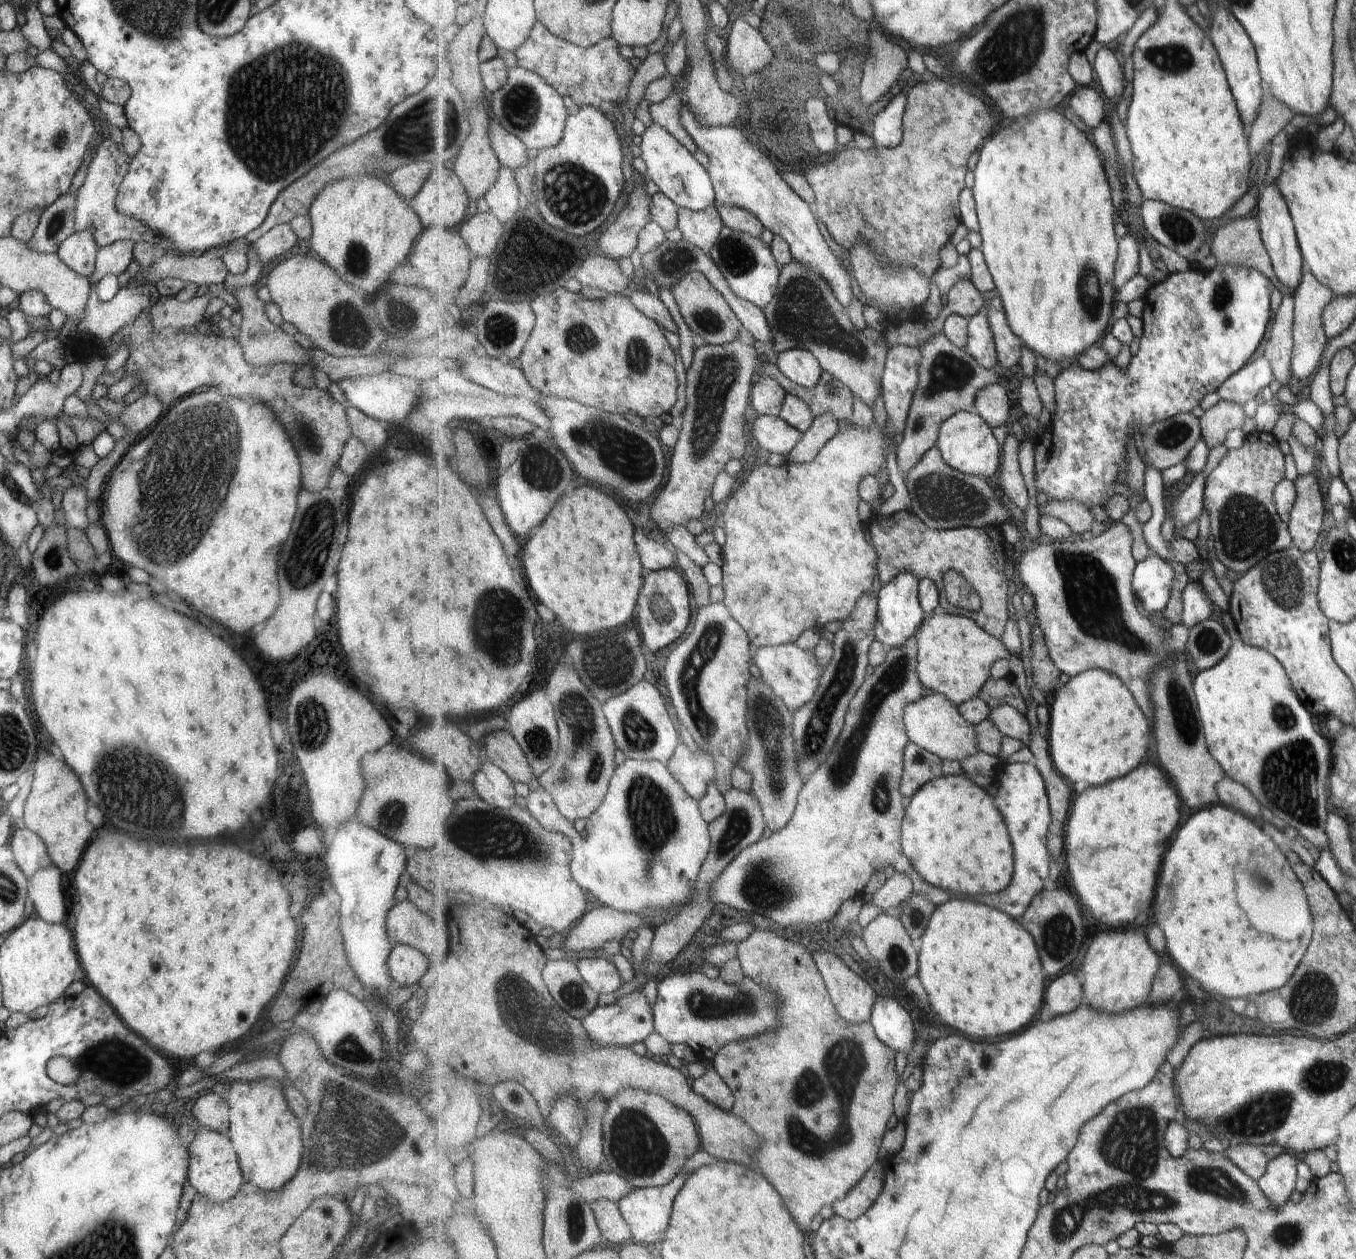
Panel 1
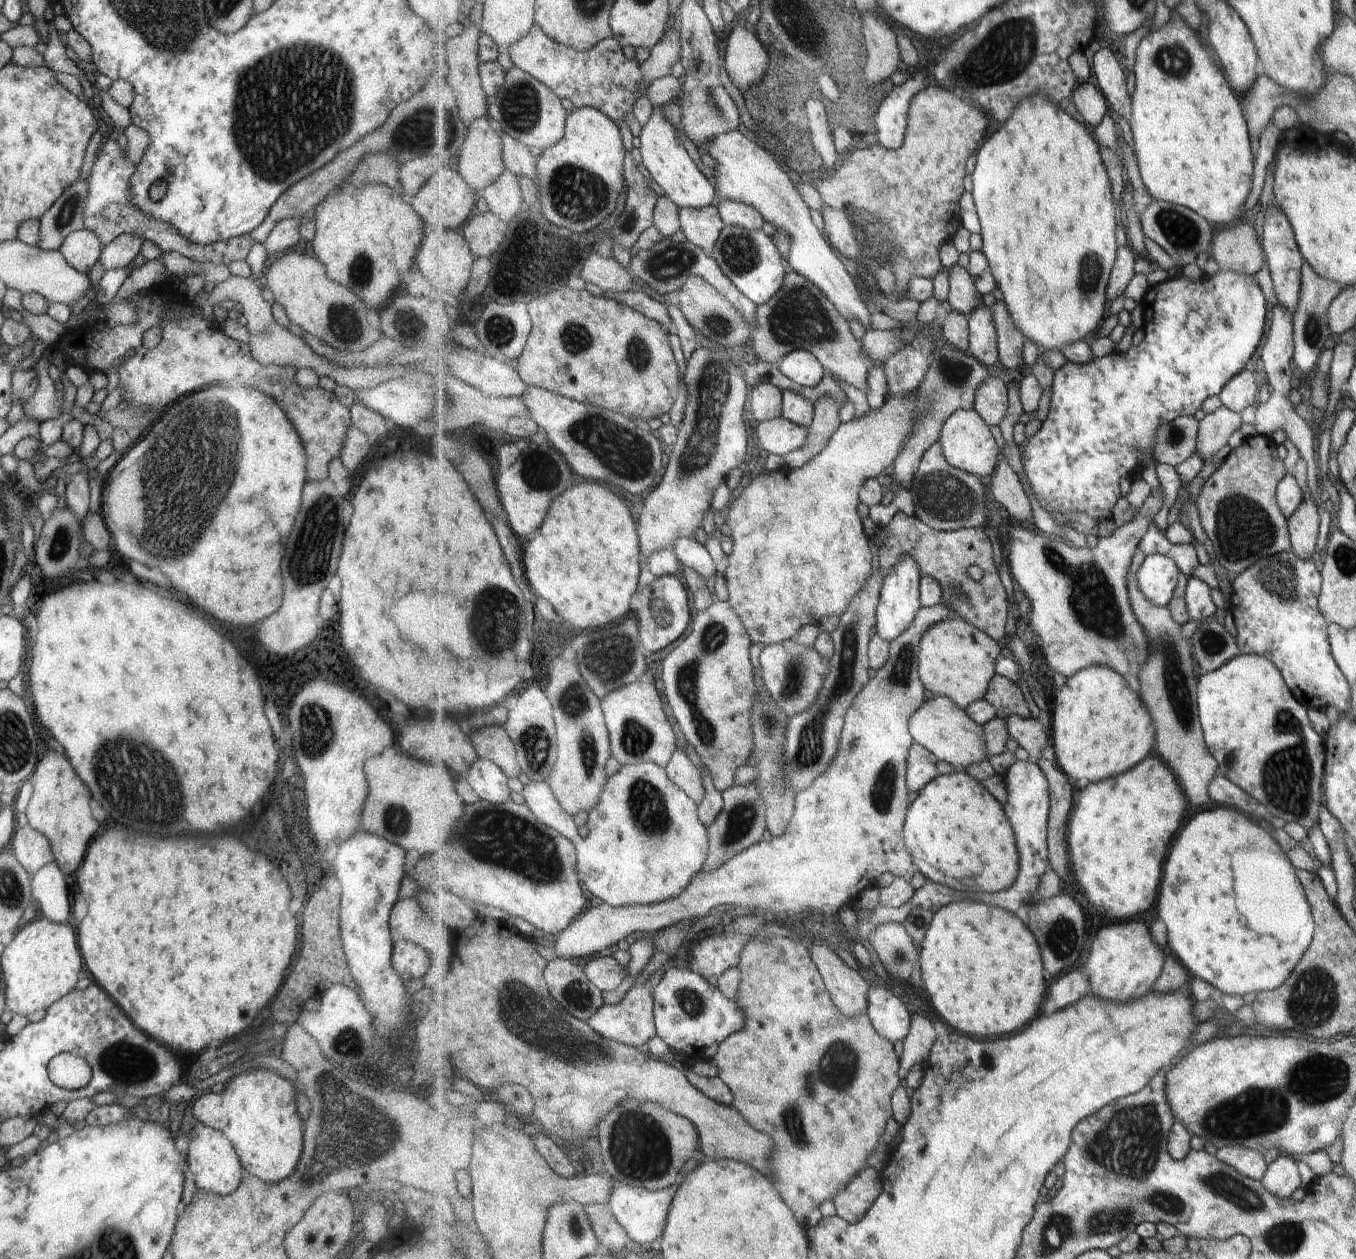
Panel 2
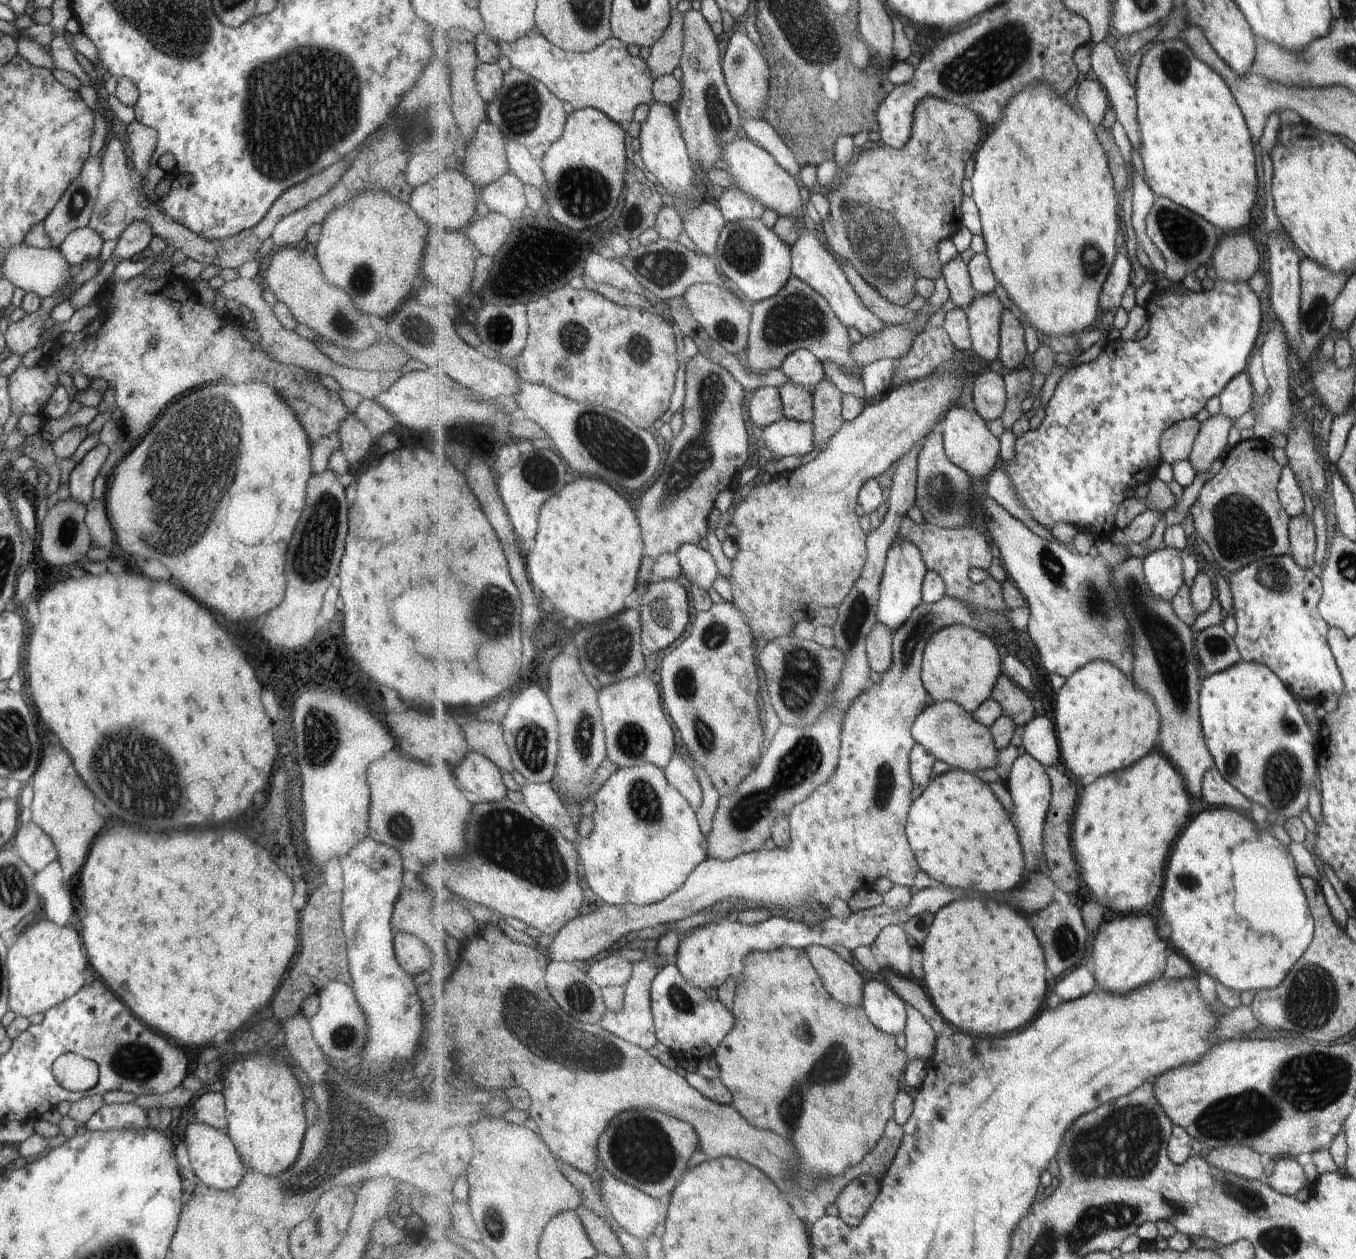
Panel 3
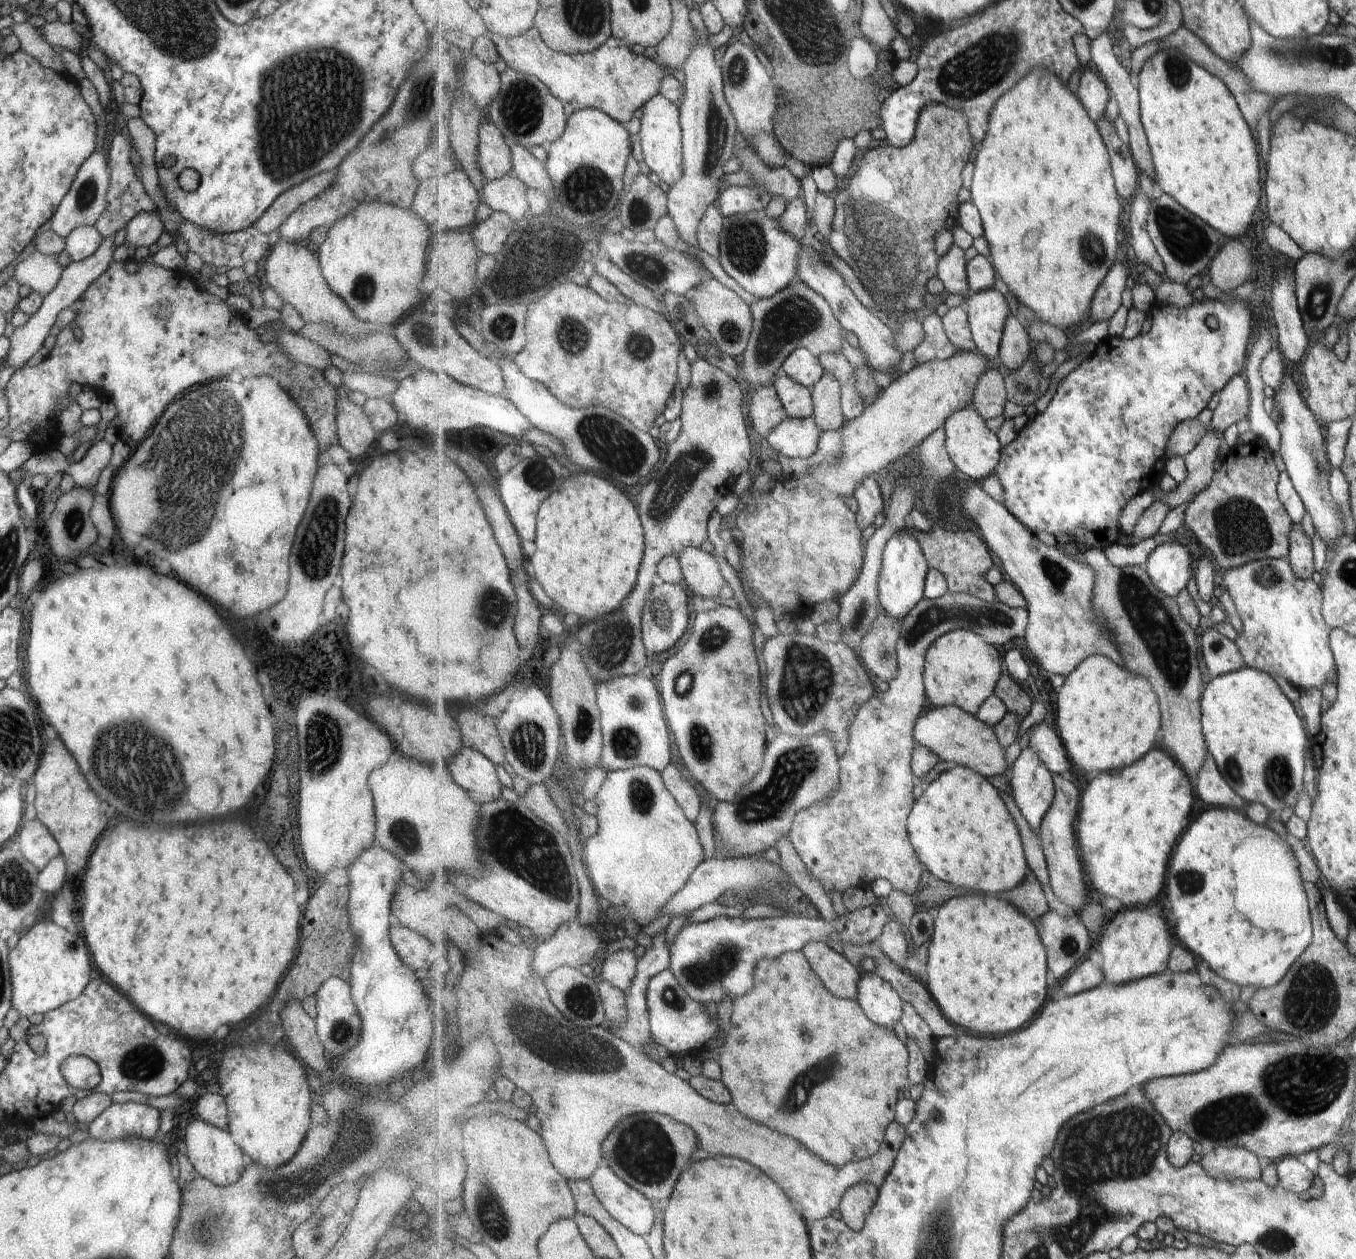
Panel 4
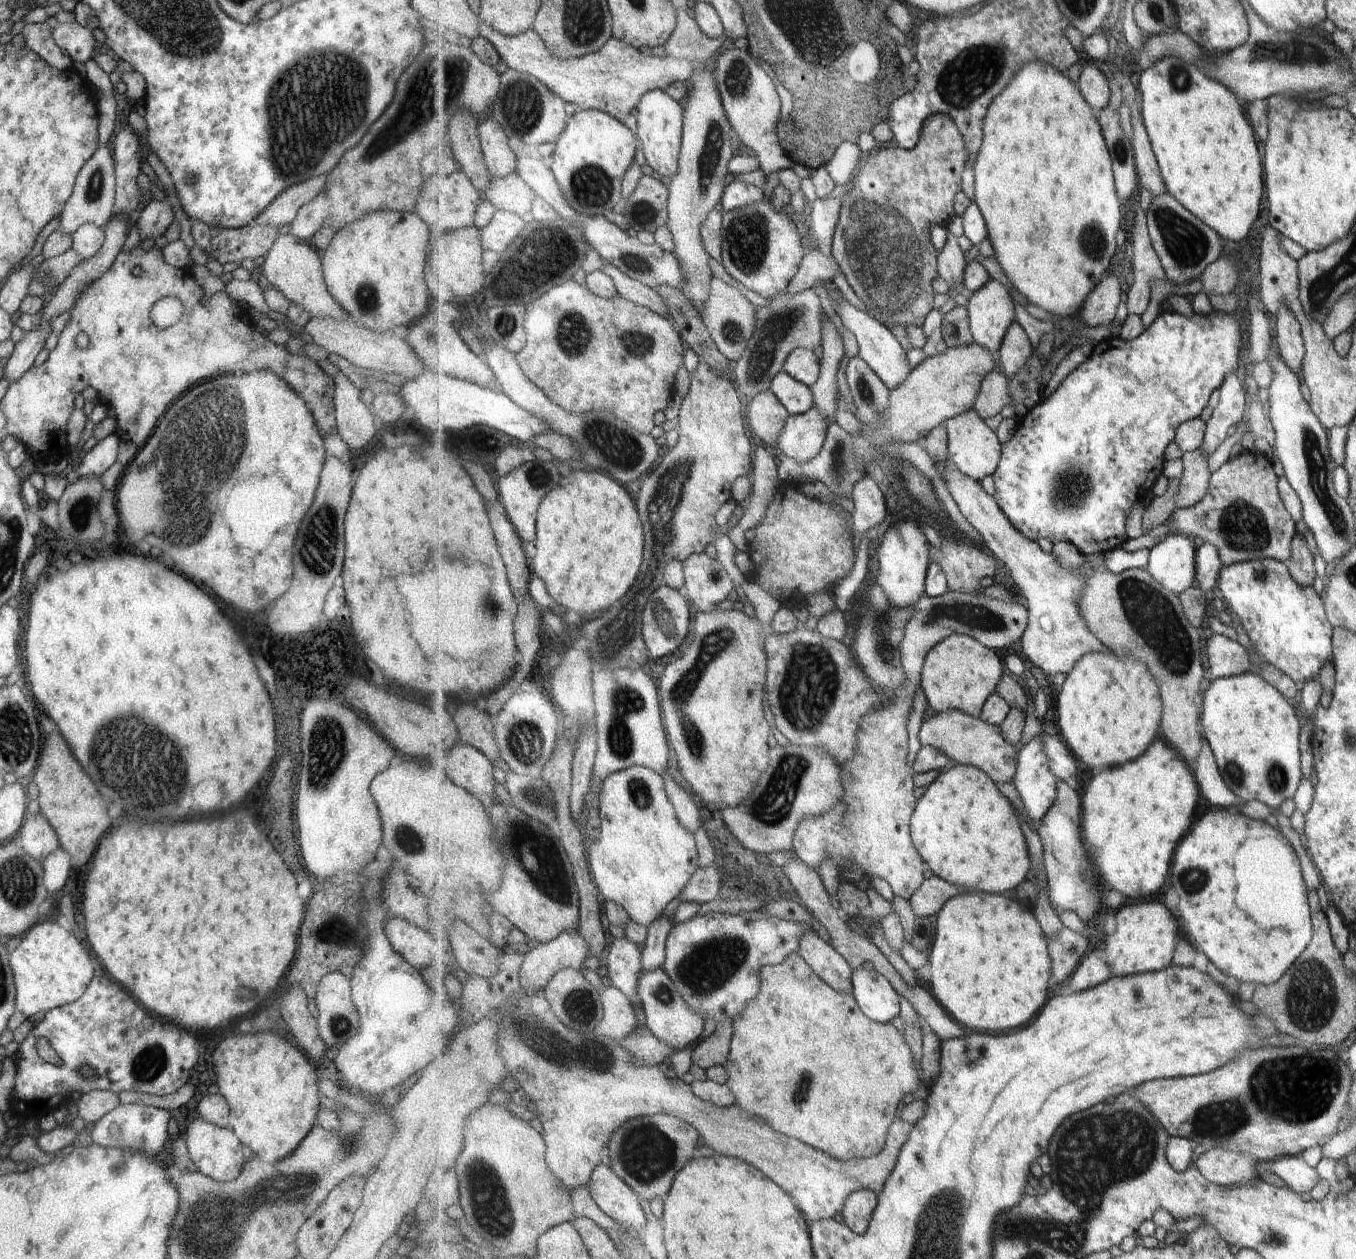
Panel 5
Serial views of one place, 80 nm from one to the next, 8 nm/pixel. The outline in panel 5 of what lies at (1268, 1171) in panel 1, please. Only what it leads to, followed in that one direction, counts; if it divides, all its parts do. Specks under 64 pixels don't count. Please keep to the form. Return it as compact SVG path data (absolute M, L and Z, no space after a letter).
M1299 1156L1281 1157L1267 1162L1266 1165L1260 1162L1255 1166L1255 1170L1257 1170L1257 1176L1260 1176L1264 1170L1275 1174L1298 1195L1301 1192L1309 1192L1319 1180L1316 1170L1304 1163Z

